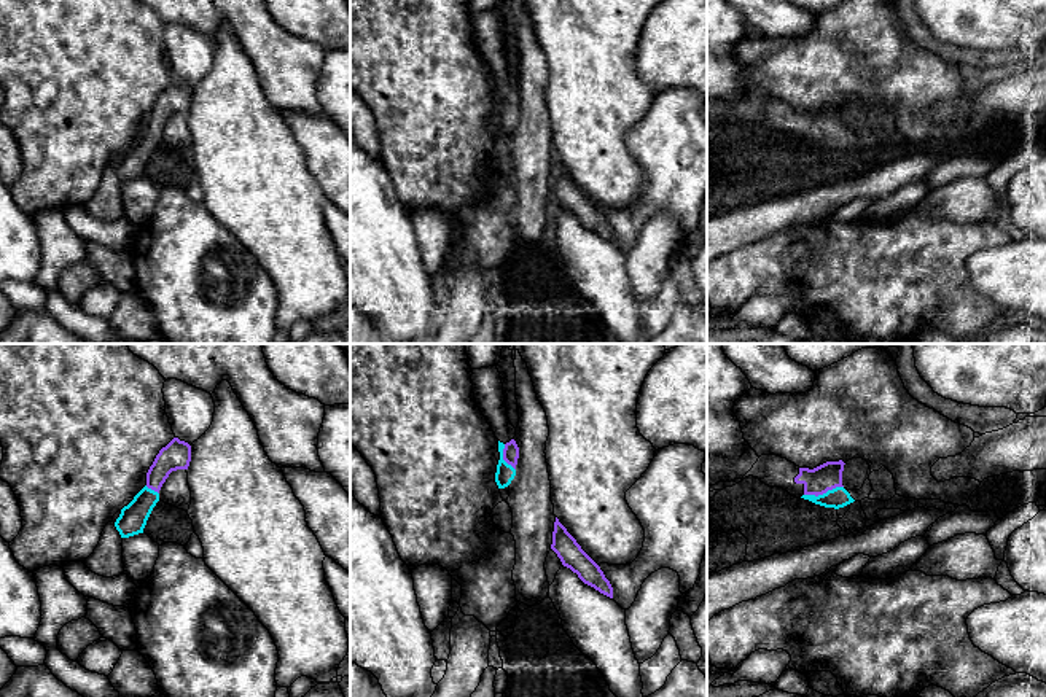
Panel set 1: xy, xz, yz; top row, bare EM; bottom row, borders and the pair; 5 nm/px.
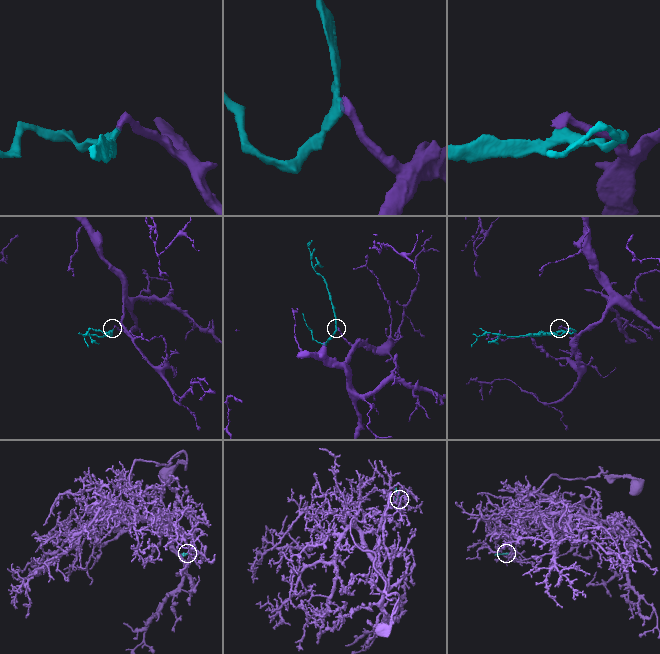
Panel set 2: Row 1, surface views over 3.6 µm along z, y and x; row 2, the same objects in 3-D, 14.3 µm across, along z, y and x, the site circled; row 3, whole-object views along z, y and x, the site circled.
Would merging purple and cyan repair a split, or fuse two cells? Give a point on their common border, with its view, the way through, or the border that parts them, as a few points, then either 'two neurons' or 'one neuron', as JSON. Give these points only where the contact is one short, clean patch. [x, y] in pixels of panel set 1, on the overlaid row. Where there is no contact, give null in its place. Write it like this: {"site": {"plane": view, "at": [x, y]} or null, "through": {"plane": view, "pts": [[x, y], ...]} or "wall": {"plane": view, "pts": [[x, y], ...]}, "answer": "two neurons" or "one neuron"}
{"site": {"plane": "yz", "at": [823, 492]}, "through": {"plane": "yz", "pts": [[827, 476], [823, 492], [839, 497]]}, "answer": "one neuron"}

